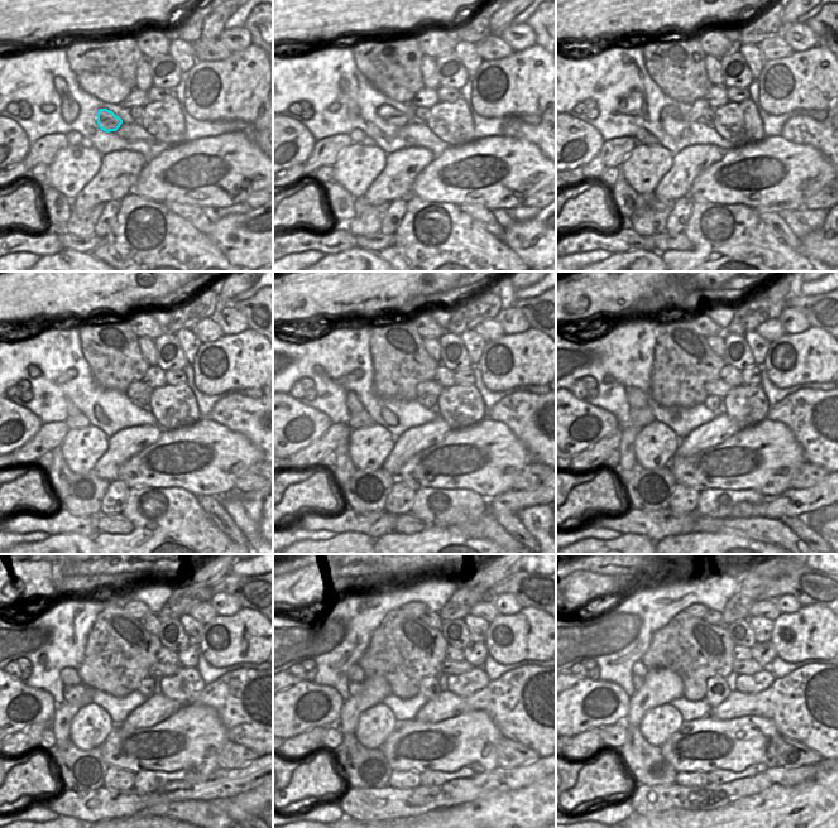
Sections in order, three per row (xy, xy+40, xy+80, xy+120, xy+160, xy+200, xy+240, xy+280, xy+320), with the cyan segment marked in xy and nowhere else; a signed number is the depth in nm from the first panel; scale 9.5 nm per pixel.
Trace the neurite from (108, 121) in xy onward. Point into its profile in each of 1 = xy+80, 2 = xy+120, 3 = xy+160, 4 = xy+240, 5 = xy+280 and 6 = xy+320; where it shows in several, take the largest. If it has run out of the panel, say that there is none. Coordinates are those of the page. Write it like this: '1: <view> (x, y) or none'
1: xy+80 (681, 111)
2: xy+120 (135, 389)
3: xy+160 (427, 388)
4: xy+240 (156, 670)
5: xy+280 (449, 667)
6: xy+320 (749, 667)

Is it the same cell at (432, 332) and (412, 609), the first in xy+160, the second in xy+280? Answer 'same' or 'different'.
same

